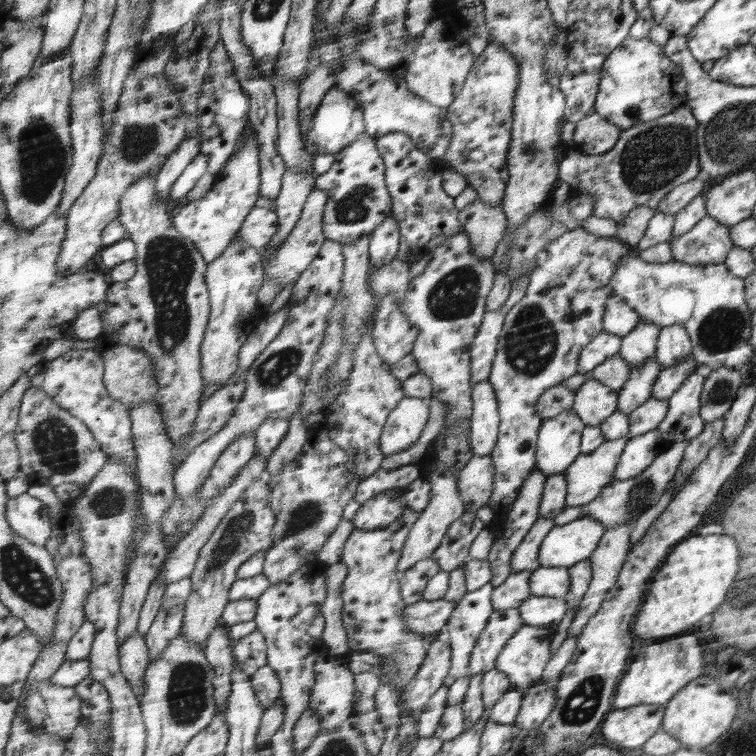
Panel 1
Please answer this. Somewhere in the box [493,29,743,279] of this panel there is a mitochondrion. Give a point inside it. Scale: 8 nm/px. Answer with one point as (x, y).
(657, 156)

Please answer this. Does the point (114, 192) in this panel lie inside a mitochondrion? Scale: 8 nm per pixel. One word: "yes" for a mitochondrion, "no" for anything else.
no

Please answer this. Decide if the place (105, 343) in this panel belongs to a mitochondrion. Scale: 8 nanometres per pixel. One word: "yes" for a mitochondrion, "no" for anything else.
no

